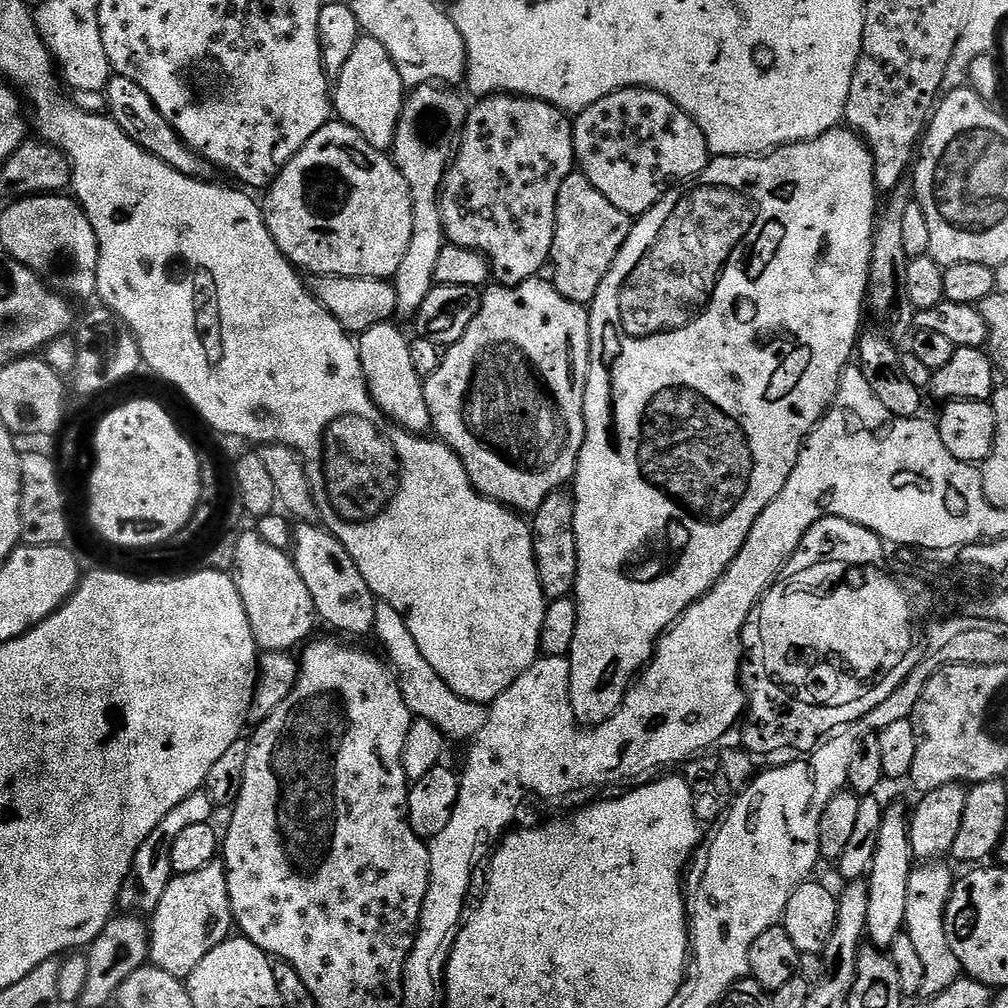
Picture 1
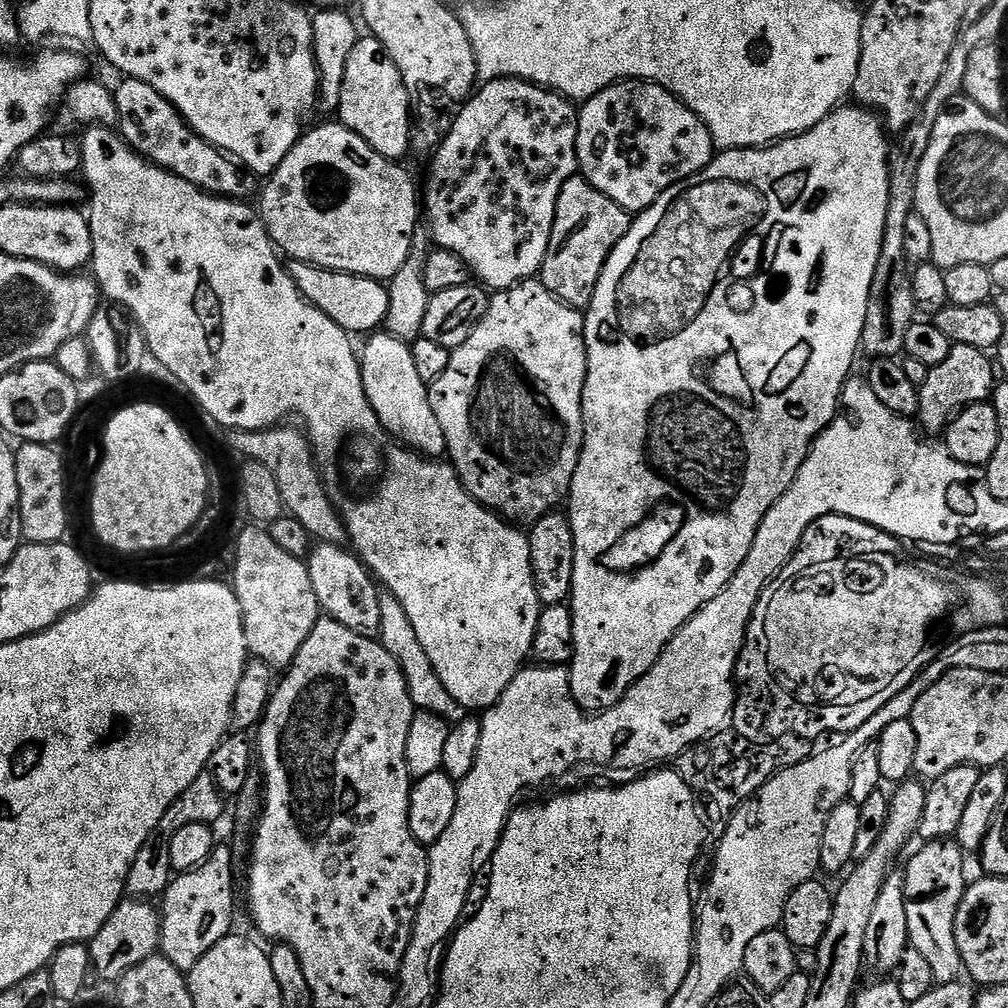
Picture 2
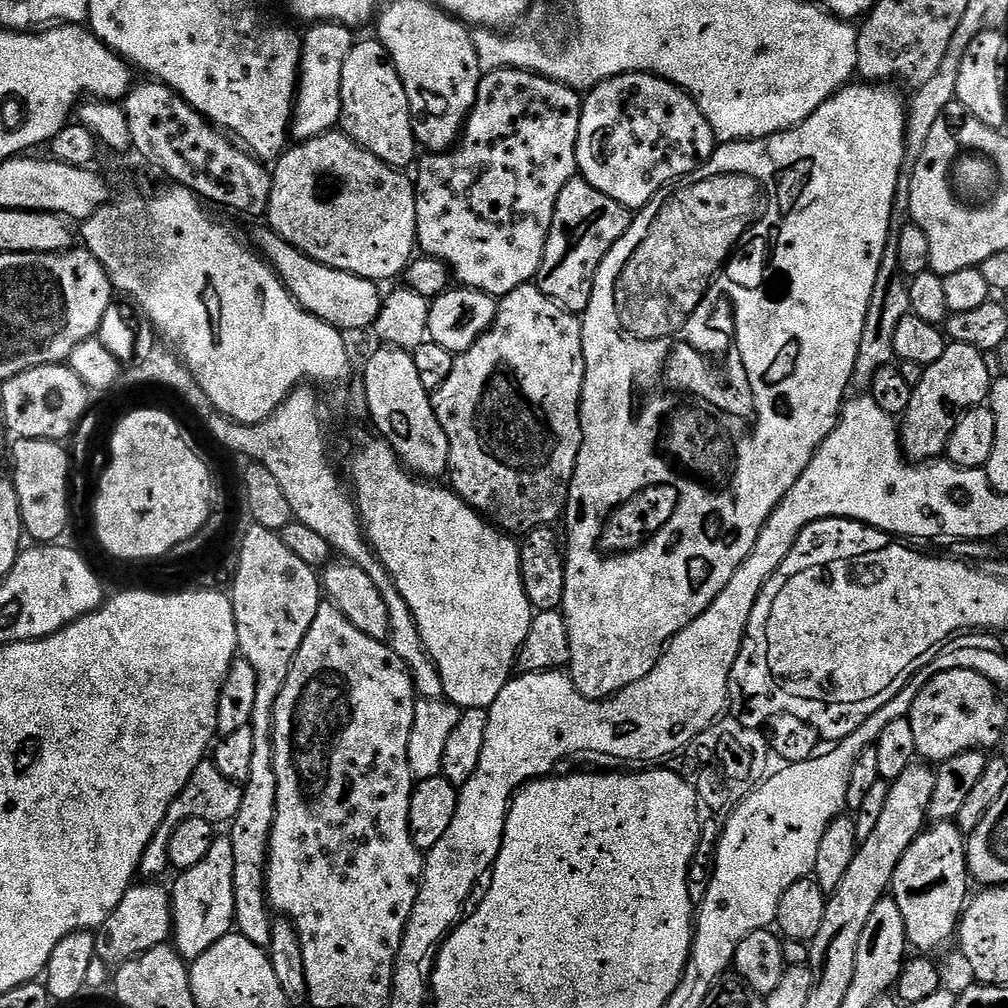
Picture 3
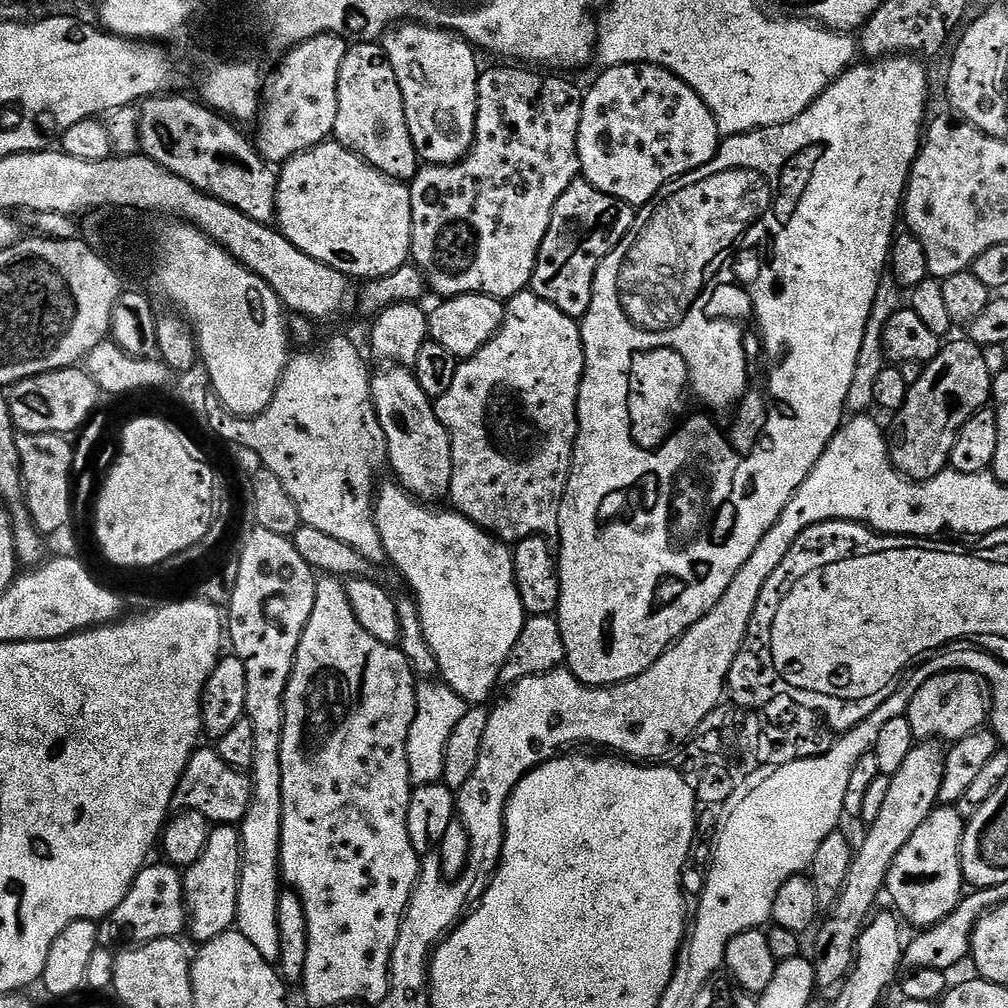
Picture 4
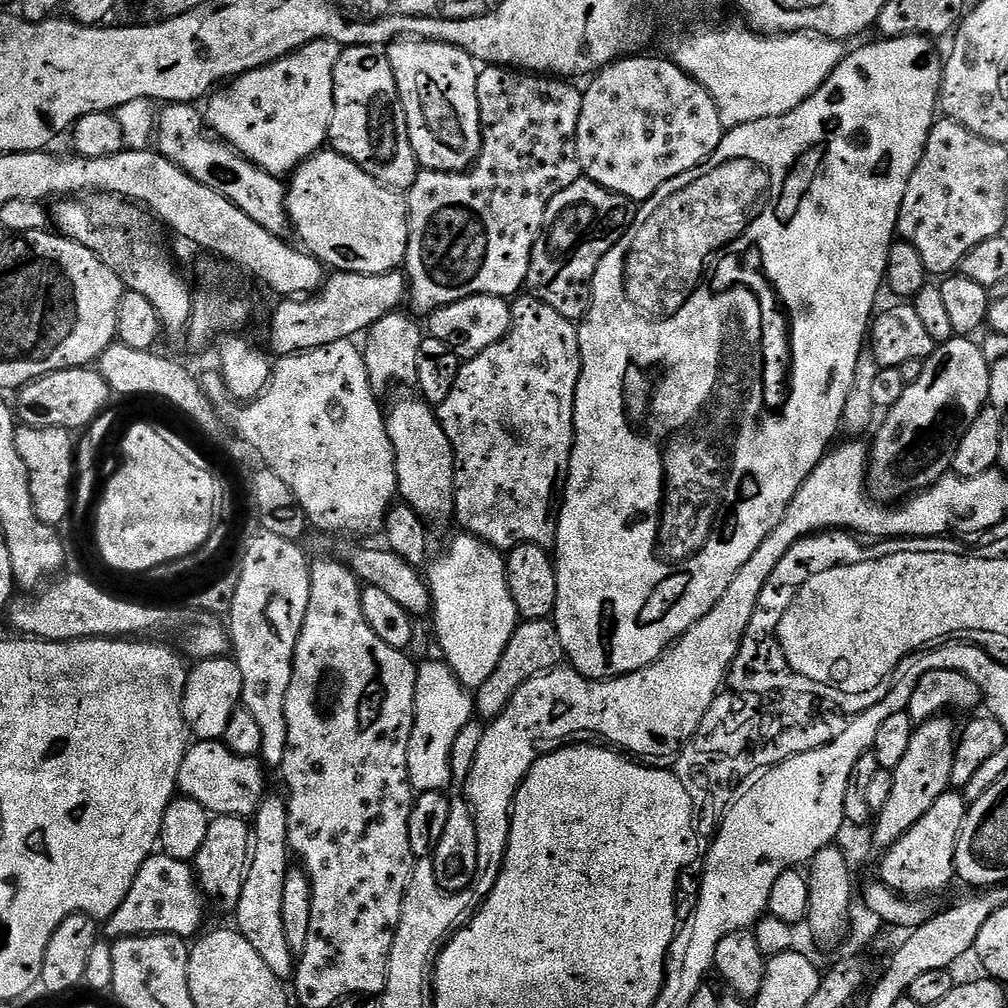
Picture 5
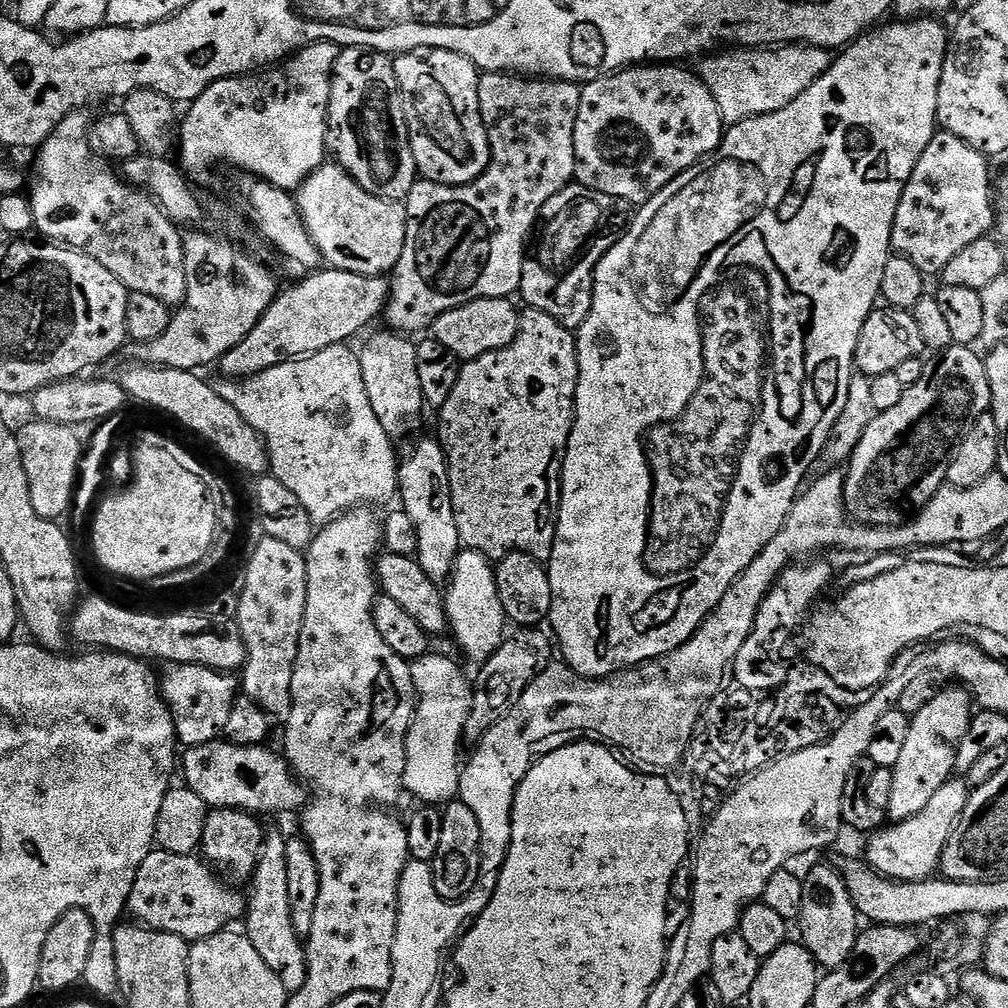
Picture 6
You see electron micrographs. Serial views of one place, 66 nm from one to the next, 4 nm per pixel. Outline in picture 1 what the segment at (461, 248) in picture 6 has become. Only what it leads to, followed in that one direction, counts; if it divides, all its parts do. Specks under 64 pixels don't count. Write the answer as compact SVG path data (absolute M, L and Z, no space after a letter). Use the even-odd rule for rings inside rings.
M501 94L477 99L475 103L469 107L460 146L440 187L444 235L447 243L481 252L501 285L520 284L539 277L552 254L558 190L562 190L562 182L577 167L573 121L569 113L533 96Z

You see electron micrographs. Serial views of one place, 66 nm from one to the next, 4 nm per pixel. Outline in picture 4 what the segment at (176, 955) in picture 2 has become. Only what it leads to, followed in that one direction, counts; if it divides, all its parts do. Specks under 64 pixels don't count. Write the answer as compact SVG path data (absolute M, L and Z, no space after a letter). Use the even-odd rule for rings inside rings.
M221 824L208 833L206 850L202 858L183 873L184 907L188 910L187 931L199 942L218 938L235 925L238 910L238 886L242 866L242 842L239 827Z

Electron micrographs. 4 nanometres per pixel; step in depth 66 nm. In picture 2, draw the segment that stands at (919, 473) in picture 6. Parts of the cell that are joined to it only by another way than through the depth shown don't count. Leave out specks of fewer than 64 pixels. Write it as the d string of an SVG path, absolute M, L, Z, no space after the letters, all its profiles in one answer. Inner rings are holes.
M954 344L946 362L928 369L926 382L918 389L920 393L918 424L925 433L943 433L963 408L967 408L969 404L983 404L991 397L998 376L994 371L993 361L991 364L988 359L989 353L974 346Z

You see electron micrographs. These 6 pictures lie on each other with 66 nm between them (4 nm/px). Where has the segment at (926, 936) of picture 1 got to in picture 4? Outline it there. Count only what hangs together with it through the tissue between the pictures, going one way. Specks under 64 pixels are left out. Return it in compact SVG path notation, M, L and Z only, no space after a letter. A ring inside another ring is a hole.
M937 806L926 822L914 830L910 842L898 850L898 858L894 858L890 866L886 896L892 899L891 907L907 923L909 920L913 924L913 929L925 930L933 924L941 924L961 902L966 888L960 857L965 823L965 817L956 807Z

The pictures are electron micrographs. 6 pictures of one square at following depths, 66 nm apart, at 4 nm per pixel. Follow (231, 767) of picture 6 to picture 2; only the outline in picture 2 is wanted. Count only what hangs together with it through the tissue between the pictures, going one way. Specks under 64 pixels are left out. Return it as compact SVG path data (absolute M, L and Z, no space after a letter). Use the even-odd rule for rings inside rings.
M211 774L194 778L194 782L190 782L190 787L182 790L180 797L172 803L170 810L166 810L166 814L162 814L162 822L158 822L158 826L152 831L150 838L146 838L142 850L138 850L138 858L134 858L134 862L130 866L127 895L132 898L163 897L164 891L168 889L168 885L174 879L170 866L170 842L174 838L174 834L178 834L178 830L182 830L182 826L191 824L215 825L215 820L224 812L224 803L226 803L226 797L218 790Z

